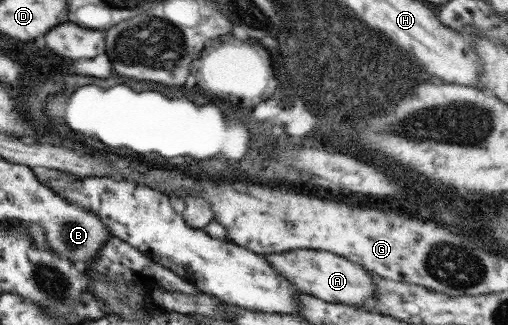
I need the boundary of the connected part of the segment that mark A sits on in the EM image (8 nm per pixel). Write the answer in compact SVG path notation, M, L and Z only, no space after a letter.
M291 250L281 253L266 253L262 254L262 256L280 277L284 277L298 293L312 295L327 303L340 303L361 308L369 307L374 302L376 287L374 287L372 277L375 275L365 271L360 265L351 263L351 261L340 255L335 255L329 251Z

